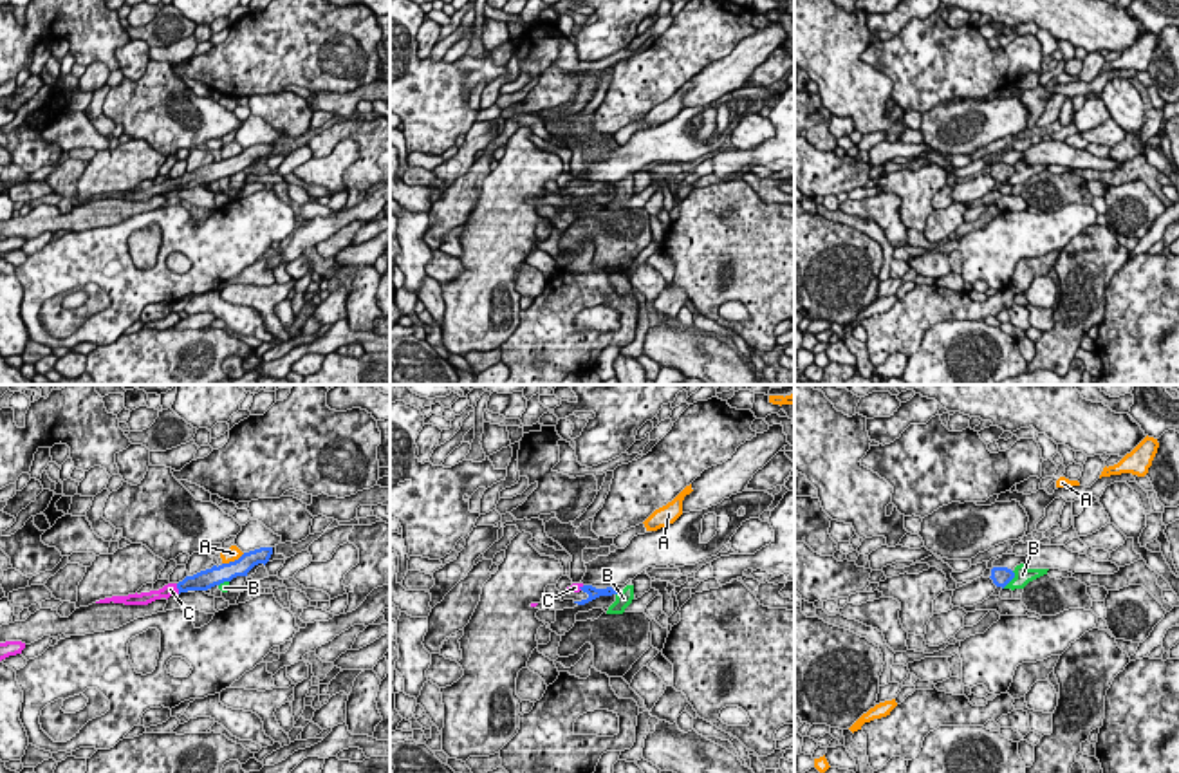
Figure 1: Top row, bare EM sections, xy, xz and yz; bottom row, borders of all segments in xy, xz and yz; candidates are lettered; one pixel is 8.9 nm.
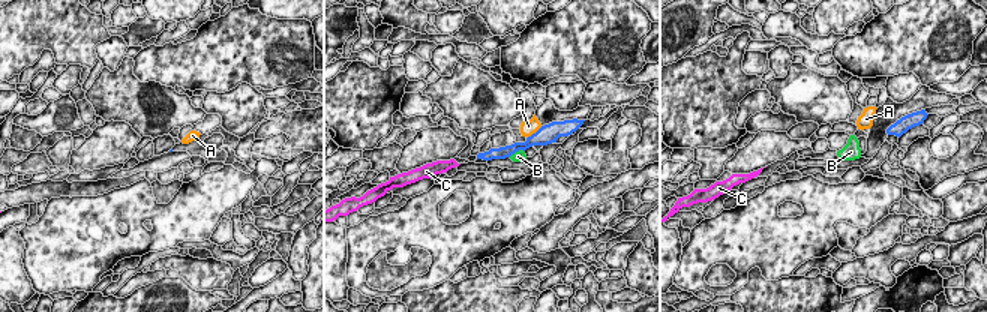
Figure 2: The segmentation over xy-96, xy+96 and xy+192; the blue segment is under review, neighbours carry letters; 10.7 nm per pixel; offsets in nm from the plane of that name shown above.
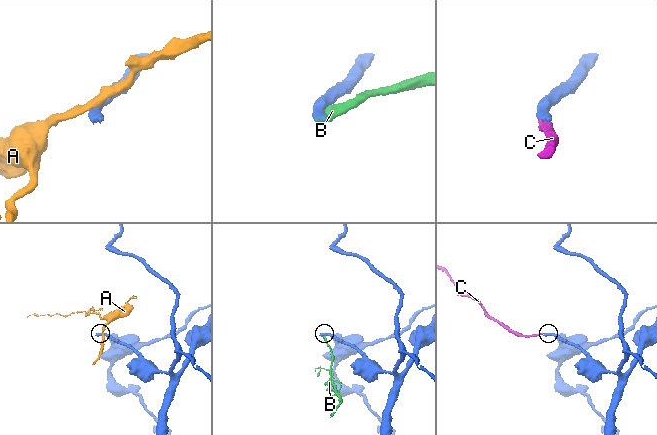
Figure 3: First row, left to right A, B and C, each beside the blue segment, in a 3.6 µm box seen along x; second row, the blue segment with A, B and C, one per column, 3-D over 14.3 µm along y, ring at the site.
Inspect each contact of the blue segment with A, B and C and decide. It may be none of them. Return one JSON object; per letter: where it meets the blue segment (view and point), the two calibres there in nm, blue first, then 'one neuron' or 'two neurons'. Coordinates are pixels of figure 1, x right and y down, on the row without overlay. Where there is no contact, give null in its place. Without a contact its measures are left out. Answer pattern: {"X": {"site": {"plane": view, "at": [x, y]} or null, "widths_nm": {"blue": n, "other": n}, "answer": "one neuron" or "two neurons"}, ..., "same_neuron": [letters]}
{"A": {"site": {"plane": "xy", "at": [235, 156]}, "widths_nm": {"blue": 160, "other": 130}, "answer": "two neurons"}, "B": {"site": {"plane": "yz", "at": [1010, 176]}, "widths_nm": {"blue": 170, "other": 160}, "answer": "two neurons"}, "C": {"site": {"plane": "xy", "at": [177, 183]}, "widths_nm": {"blue": 170, "other": 120}, "answer": "one neuron"}, "same_neuron": ["C"]}

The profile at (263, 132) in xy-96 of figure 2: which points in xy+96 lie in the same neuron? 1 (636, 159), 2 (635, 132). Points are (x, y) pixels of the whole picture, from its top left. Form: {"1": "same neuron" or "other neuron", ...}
{"1": "same neuron", "2": "other neuron"}

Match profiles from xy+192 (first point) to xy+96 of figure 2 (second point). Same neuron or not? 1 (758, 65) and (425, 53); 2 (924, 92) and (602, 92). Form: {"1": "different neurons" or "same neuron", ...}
{"1": "different neurons", "2": "same neuron"}

